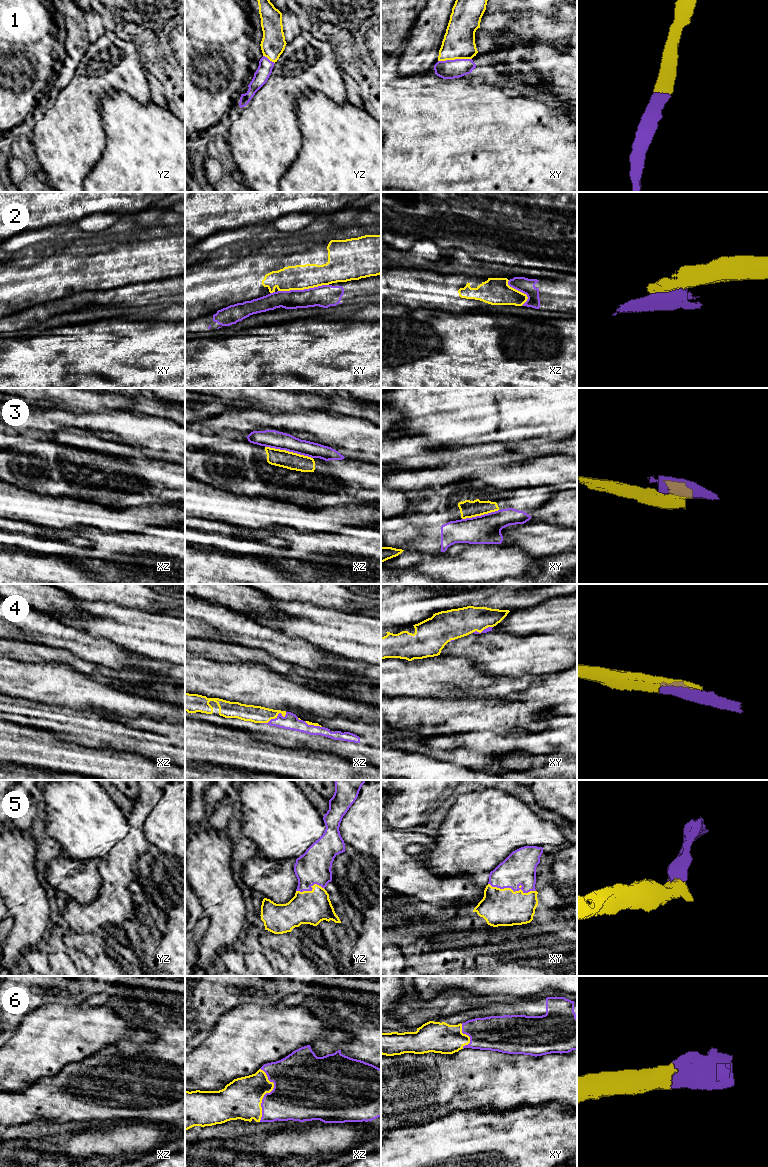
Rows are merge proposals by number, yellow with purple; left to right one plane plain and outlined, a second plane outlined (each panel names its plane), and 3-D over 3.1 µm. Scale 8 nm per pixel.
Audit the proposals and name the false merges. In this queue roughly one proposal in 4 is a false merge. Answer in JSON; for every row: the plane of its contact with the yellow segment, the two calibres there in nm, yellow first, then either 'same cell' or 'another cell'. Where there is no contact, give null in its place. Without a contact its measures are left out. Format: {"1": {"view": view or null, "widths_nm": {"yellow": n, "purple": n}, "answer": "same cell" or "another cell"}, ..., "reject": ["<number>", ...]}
{"1": {"view": "xy", "widths_nm": {"yellow": 260, "purple": 160}, "answer": "same cell"}, "2": {"view": "xy", "widths_nm": {"yellow": 200, "purple": 180}, "answer": "another cell"}, "3": {"view": "xz", "widths_nm": {"yellow": 140, "purple": 140}, "answer": "another cell"}, "4": {"view": "xz", "widths_nm": {"yellow": 140, "purple": 120}, "answer": "same cell"}, "5": {"view": "xy", "widths_nm": {"yellow": 300, "purple": 280}, "answer": "same cell"}, "6": {"view": "xz", "widths_nm": {"yellow": 320, "purple": 400}, "answer": "same cell"}, "reject": ["2", "3"]}

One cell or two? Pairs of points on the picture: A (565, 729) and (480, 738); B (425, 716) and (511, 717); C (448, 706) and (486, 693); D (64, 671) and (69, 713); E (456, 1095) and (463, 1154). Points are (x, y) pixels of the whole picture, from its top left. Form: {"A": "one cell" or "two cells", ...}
{"A": "one cell", "B": "one cell", "C": "two cells", "D": "two cells", "E": "two cells"}

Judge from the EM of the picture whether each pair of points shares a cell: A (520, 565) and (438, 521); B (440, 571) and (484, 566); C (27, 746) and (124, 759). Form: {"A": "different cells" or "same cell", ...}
{"A": "different cells", "B": "same cell", "C": "same cell"}

